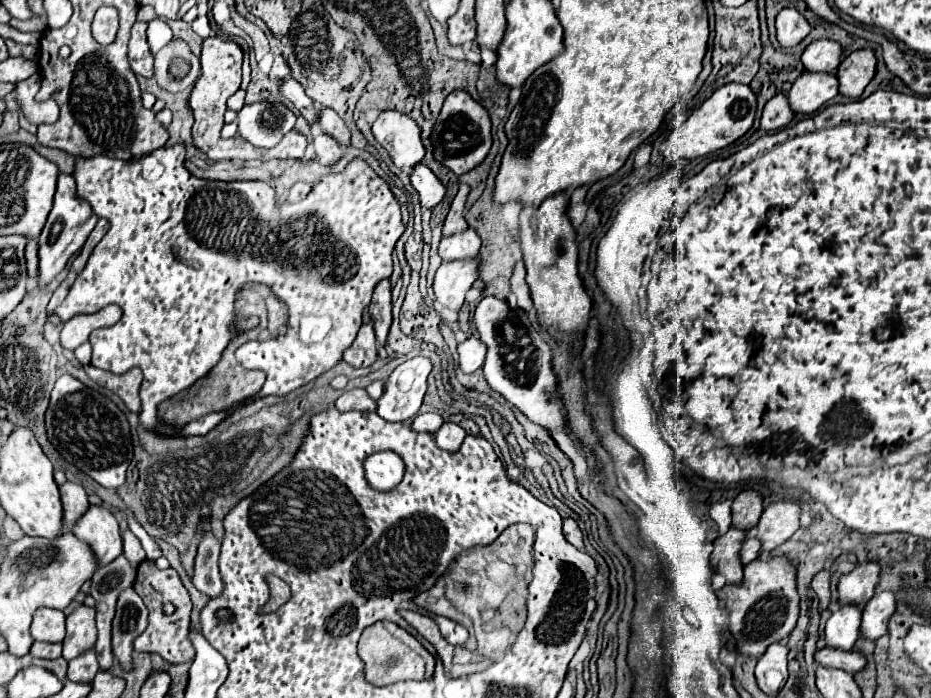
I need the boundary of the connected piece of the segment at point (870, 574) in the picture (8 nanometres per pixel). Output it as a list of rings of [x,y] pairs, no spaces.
[[[865,562],[857,564],[849,574],[839,580],[839,600],[855,602],[865,606],[867,600],[875,594],[875,586],[879,582],[879,564]]]

